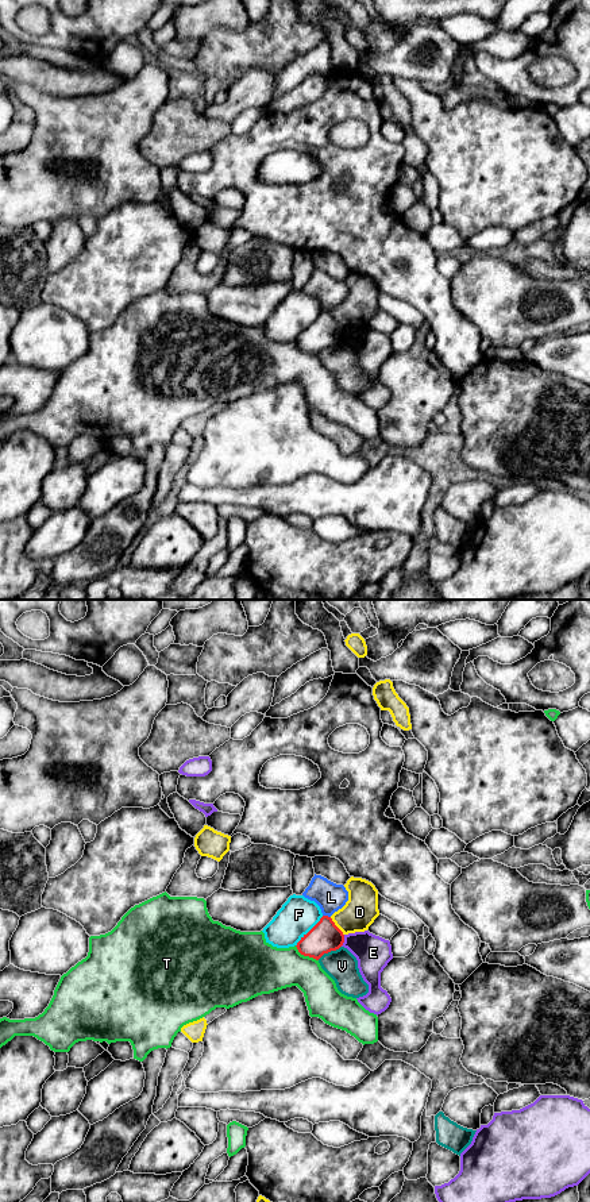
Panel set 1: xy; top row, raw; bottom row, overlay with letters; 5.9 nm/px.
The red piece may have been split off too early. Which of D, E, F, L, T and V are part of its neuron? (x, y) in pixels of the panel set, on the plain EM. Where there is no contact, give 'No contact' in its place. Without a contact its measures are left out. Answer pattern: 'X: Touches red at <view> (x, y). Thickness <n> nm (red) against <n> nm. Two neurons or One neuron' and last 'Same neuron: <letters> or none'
D: Touches red at xy (336, 322). Thickness 180 nm (red) against 200 nm. Two neurons
E: Touches red at xy (343, 335). Thickness 180 nm (red) against 200 nm. Two neurons
F: Touches red at xy (309, 326). Thickness 180 nm (red) against 220 nm. Two neurons
L: Touches red at xy (327, 311). Thickness 180 nm (red) against 170 nm. Two neurons
T: Touches red at xy (305, 350). Thickness 180 nm (red) against 280 nm. Two neurons
V: Touches red at xy (328, 346). Thickness 180 nm (red) against 190 nm. Two neurons
Same neuron: none

